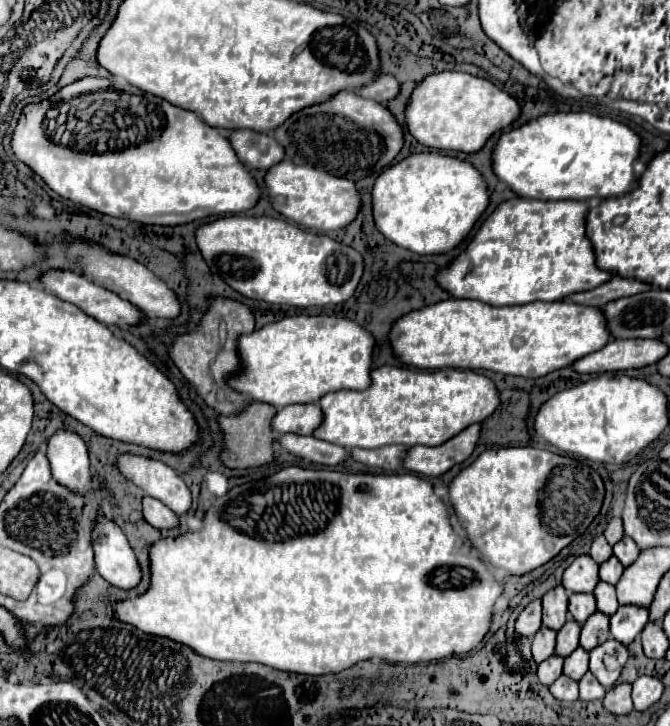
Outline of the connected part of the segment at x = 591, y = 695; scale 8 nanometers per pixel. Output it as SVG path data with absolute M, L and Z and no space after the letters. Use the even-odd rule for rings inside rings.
M588 671L580 681L580 699L594 701L594 699L604 699L604 695L606 695L606 689L602 685L598 685L596 677Z

